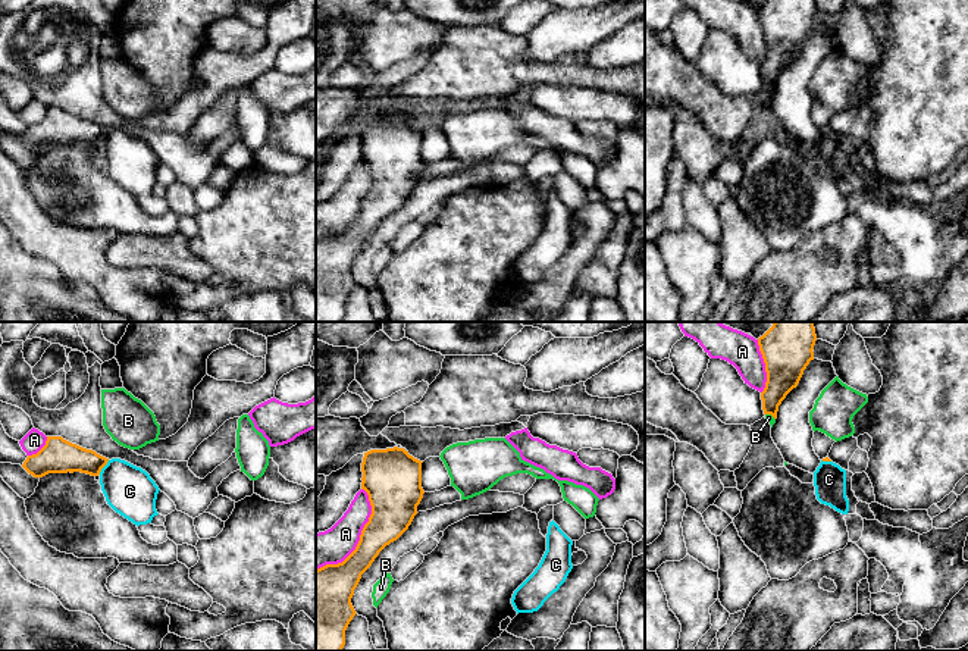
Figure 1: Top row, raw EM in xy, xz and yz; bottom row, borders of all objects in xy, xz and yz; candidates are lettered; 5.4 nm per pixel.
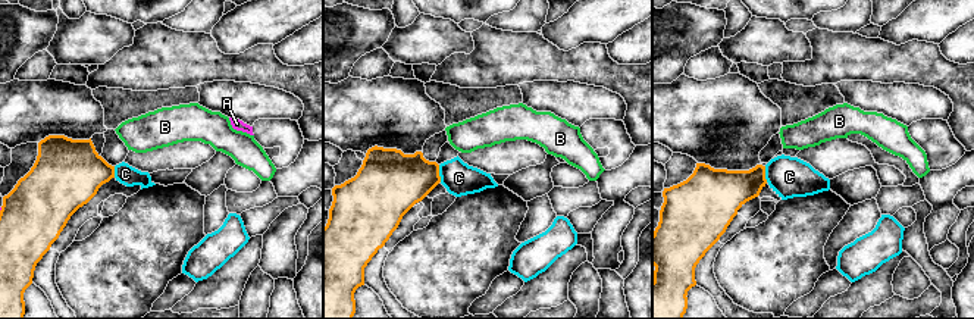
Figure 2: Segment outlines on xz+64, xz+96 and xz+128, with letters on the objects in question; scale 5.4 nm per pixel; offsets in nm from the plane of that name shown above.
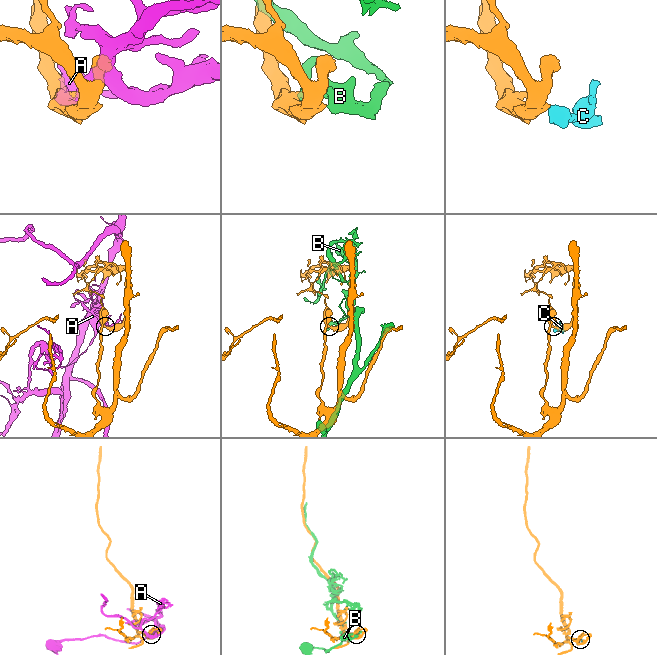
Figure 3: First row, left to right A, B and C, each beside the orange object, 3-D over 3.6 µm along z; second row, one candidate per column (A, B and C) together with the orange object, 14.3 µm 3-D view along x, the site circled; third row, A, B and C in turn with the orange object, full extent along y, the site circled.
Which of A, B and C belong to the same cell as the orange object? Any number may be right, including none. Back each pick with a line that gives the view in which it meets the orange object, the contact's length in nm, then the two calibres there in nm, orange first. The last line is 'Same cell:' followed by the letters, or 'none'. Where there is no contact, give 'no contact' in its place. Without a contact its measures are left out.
Same cell: none

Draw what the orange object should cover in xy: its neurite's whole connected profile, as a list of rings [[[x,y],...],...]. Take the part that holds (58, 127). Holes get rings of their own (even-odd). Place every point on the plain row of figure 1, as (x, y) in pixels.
[[[47,107],[46,116],[32,126],[28,126],[22,138],[34,148],[48,144],[81,143],[98,147],[109,129],[93,121],[72,115],[62,107]]]

